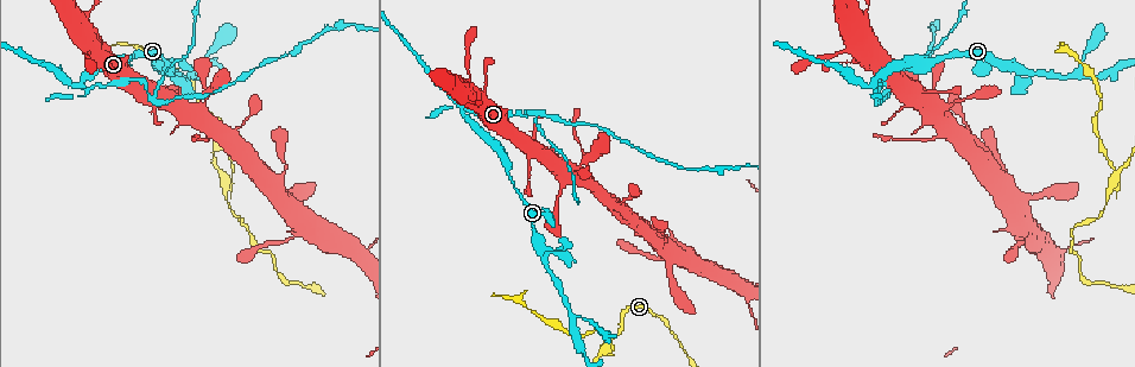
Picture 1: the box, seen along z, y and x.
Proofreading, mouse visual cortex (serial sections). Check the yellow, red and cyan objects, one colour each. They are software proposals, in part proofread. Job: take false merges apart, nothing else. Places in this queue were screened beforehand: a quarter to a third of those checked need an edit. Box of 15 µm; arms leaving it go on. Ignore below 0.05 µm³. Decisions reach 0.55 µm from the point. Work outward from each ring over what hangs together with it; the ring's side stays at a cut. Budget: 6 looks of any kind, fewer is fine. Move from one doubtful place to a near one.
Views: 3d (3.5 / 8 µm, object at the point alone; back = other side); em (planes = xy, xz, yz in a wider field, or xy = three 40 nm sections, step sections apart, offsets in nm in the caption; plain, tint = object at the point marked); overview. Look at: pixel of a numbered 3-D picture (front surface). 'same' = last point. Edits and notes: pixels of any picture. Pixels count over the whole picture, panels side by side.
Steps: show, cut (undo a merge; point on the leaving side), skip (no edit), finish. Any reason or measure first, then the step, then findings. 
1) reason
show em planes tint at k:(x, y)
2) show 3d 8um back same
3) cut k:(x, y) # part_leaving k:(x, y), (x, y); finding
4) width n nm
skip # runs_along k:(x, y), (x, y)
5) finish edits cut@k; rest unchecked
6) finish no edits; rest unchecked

sharp bend
show 3d 3.5um back at 1:(541, 255)

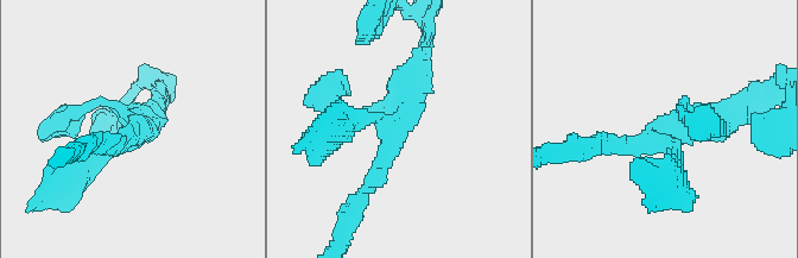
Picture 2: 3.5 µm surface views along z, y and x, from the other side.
arms 4; arm_widths 150, 150, 250, 300 nm; shape alone is not enough
show em xy step 5 tint at 2:(670, 138)

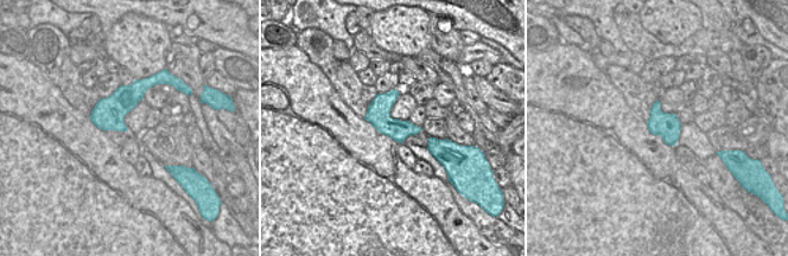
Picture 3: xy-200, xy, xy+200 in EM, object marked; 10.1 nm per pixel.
width 240 nm
skip # runs_along 2:(423, 61), (361, 192); continuous, no second cell

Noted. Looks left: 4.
abrupt turn
show 3d 8um at 1:(81, 81)

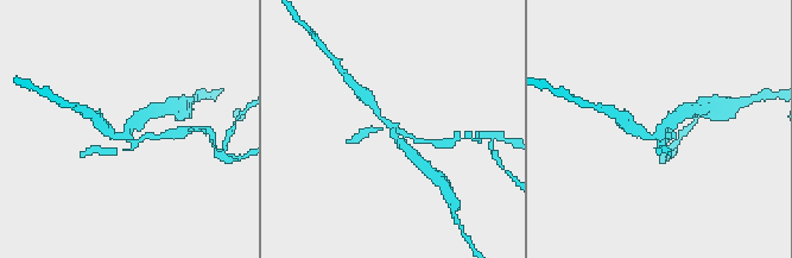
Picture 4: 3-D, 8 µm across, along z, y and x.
arms 3; arm_widths 200, 200, 350 nm
show em xy step 2 tint at 4:(125, 135)

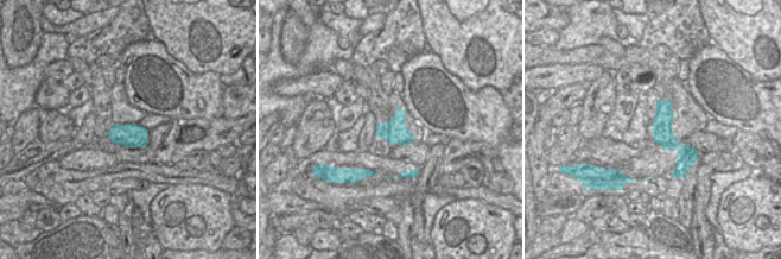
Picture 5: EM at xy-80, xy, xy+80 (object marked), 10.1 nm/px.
cut 4:(642, 132) # part_leaving 4:(127, 133), (134, 143), (168, 133); two cells meet here

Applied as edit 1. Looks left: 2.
finish edits cut@4; rest unchecked

